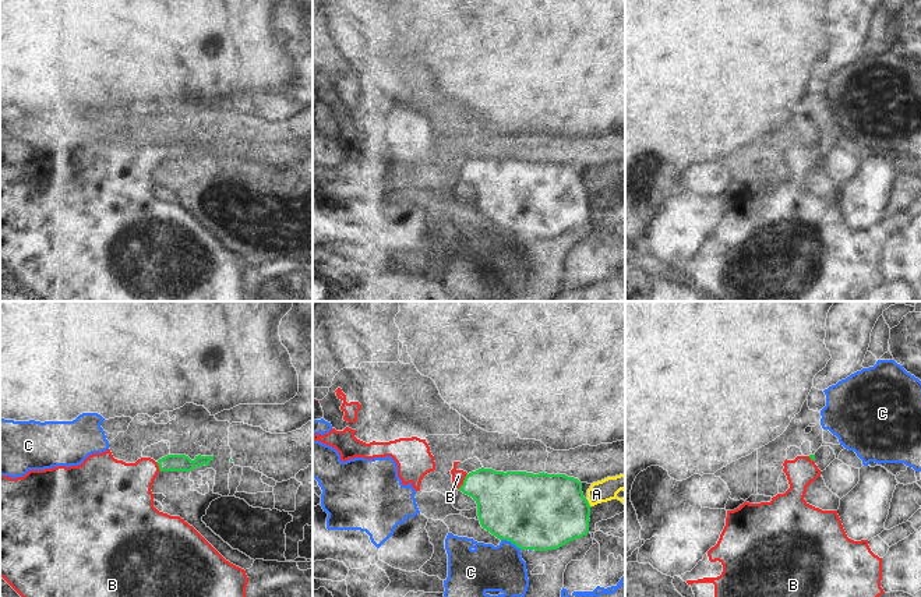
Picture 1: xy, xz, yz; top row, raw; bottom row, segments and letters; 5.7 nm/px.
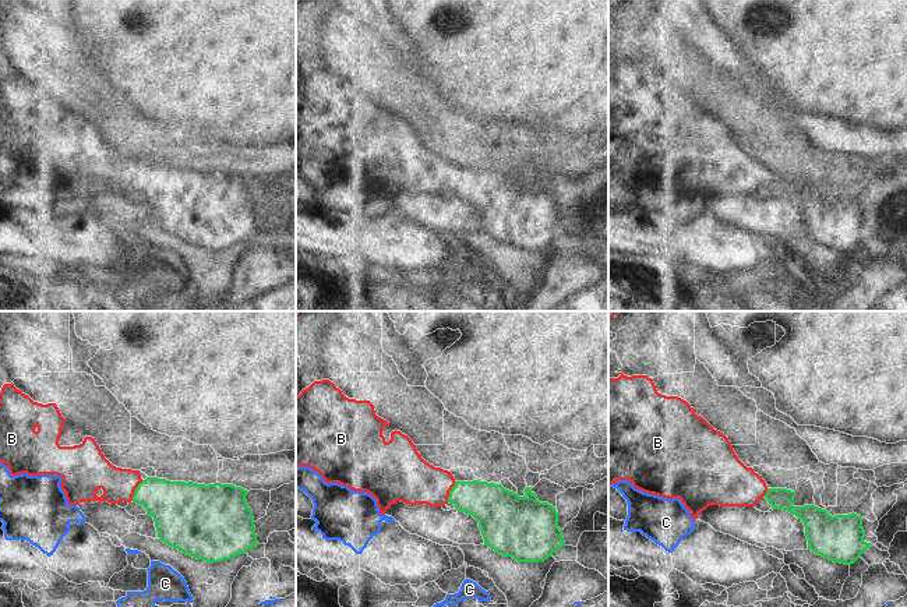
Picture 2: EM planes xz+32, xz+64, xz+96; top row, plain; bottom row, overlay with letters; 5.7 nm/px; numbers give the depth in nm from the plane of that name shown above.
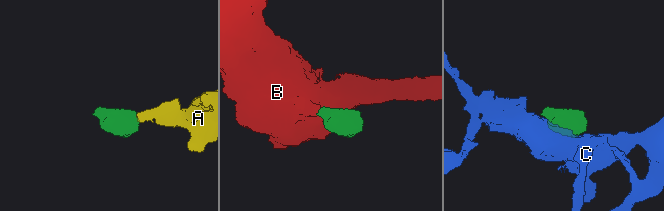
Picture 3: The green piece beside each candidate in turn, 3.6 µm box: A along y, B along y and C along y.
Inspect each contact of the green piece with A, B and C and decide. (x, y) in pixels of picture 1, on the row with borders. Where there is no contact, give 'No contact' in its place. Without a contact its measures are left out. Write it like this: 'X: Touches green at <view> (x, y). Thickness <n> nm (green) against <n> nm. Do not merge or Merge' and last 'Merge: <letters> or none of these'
A: No contact. Do not merge
B: Touches green at xz (463, 481). Thickness 300 nm (green) against 80 nm. Merge
C: Touches green at xz (511, 541). Thickness 440 nm (green) against 260 nm. Do not merge
Merge: B.

